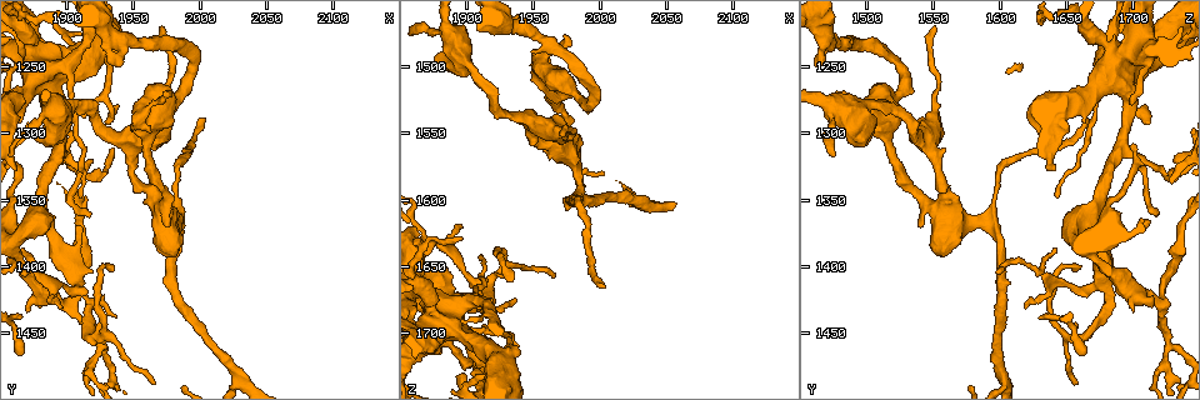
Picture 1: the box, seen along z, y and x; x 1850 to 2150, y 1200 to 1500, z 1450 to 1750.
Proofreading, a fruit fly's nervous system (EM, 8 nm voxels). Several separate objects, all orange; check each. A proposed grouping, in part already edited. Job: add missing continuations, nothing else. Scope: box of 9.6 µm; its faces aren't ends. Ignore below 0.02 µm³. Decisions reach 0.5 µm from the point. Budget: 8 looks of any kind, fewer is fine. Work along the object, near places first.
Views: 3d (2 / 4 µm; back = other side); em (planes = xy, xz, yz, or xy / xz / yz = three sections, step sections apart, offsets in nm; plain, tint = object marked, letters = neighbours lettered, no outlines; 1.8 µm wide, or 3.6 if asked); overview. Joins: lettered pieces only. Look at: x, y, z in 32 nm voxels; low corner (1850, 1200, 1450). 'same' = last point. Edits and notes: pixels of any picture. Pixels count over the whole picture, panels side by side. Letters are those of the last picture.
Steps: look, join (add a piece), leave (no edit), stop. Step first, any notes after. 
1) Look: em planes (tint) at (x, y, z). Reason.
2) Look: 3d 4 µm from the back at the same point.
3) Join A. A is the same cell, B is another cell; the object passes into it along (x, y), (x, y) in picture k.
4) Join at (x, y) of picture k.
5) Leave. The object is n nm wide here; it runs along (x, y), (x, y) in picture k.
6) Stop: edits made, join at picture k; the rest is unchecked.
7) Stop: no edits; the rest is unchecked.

Look: 3d 4 µm at (1958, 1282, 1492). Thick turns thin.

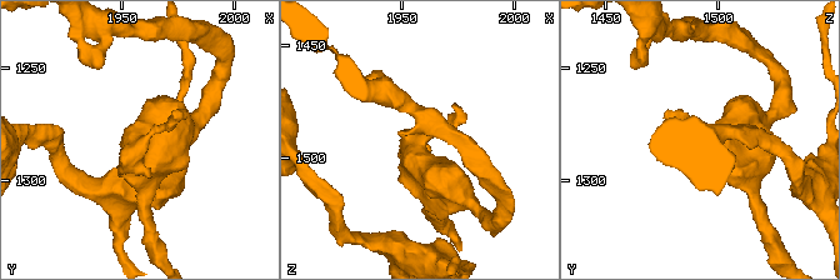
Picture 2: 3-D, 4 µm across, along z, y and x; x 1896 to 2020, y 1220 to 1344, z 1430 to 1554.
Look: em xy step 4 (tint) at (1958, 1284, 1492).

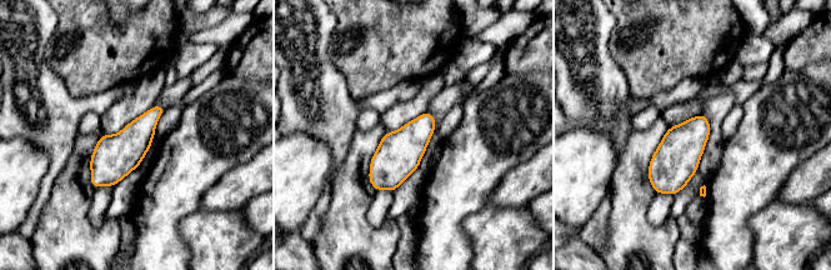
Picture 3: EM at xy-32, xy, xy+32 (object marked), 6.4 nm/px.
Look: em planes (letters) at the same point. Another direction.

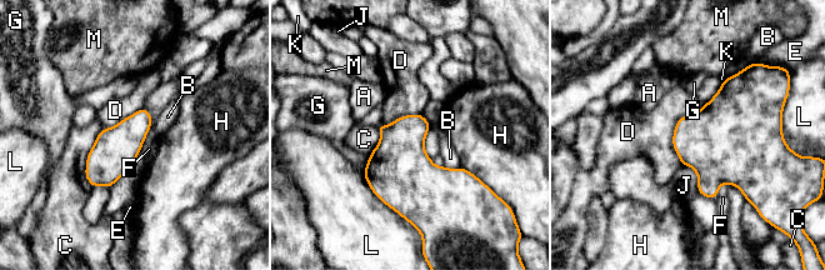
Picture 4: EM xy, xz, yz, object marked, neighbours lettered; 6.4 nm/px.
Leave. The object is 280 nm wide here; A, B, C, D, E, F, G, H, J, K, L and M are other cells; a border runs along (701, 105), (676, 121), (679, 164) in picture 4; no lettered piece goes on from it.

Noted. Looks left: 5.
Look: 3d 4 µm at (1952, 1338, 1558). Sudden change in width.

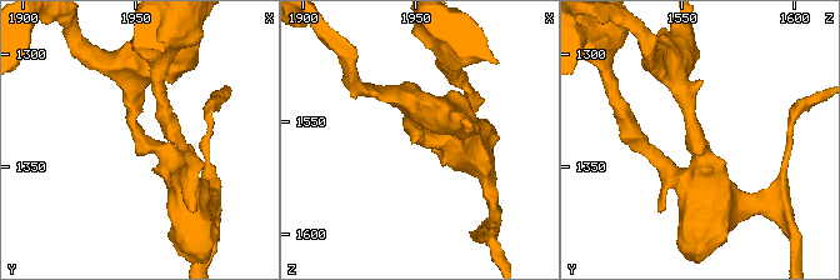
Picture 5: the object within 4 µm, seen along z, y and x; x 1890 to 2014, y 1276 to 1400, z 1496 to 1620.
Look: em planes (letters) at (1953, 1338, 1555). The arms are 240, 460 nm wide.

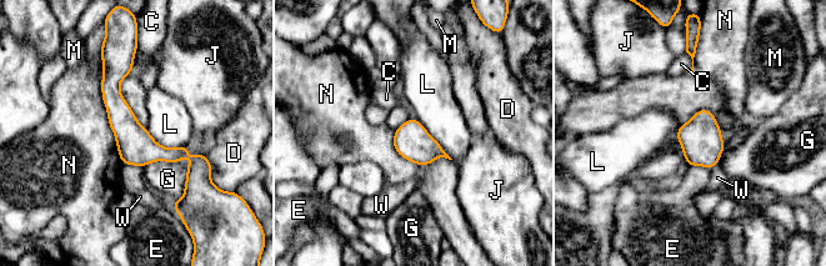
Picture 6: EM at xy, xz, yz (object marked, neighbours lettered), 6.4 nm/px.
Leave. The object is 240 nm wide here; C, D, E, G, J, L, M, N and W are other cells; a border runs along (145, 126), (164, 146), (186, 145) in picture 6; none of them fits.

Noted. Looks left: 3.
Look: em xy step 8 (tint) at (1972, 1264, 1554). A narrow waist.

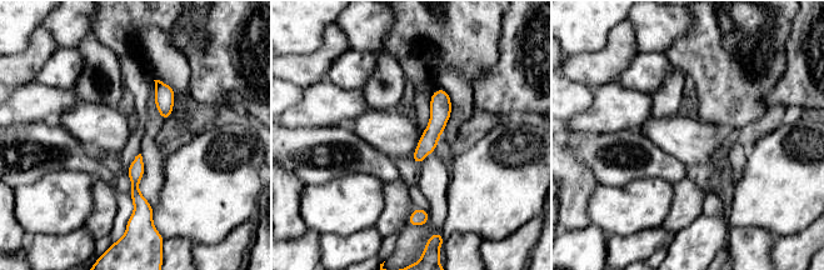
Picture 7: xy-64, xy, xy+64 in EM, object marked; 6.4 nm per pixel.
Look: em yz step 4 (letters) at the same point.

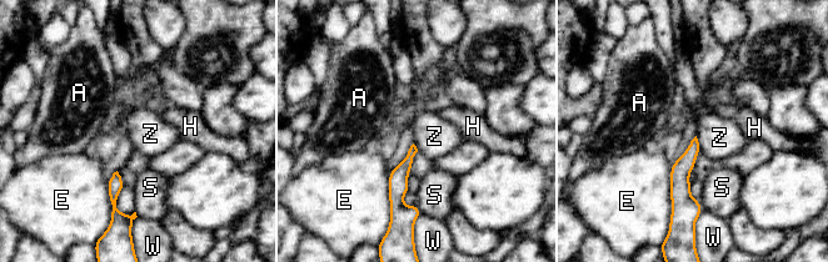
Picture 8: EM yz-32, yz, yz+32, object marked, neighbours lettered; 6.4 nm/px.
Leave. The longest contact is with E, 340 nm; A, E, H, S, W and Z are other cells; it runs along (694, 142), (682, 167), (692, 207) in picture 8; none of them fits.

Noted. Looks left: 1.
Stop: no edits; the rest is unchecked.

